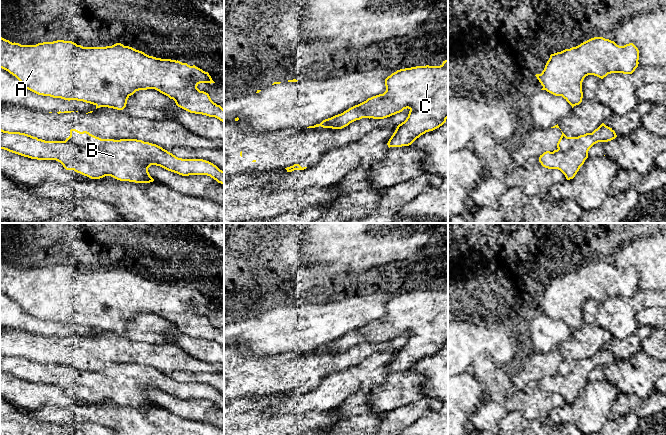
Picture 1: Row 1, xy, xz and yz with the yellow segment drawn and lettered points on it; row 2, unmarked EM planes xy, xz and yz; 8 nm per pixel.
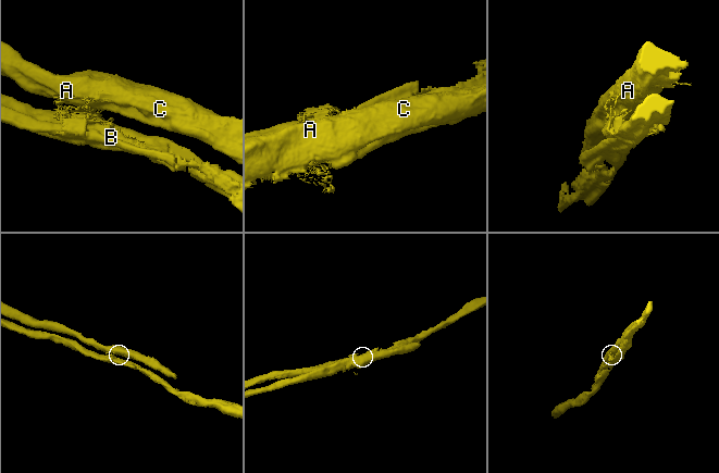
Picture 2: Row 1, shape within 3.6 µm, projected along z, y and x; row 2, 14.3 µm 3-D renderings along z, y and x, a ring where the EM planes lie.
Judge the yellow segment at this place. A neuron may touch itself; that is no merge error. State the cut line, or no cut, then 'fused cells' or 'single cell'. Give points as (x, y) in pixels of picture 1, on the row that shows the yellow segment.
cut in yz along (544, 70), (540, 82); fused cells

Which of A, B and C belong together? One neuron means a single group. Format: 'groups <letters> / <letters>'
groups A C / B

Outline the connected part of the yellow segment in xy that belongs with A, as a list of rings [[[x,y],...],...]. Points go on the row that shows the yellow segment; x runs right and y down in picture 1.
[[[0,37],[0,68],[38,95],[123,110],[128,98],[136,91],[155,89],[190,113],[215,117],[224,123],[224,109],[214,103],[208,93],[197,88],[200,83],[215,83],[208,72],[178,60],[149,56],[121,43],[83,47],[72,41],[57,40],[21,45]]]

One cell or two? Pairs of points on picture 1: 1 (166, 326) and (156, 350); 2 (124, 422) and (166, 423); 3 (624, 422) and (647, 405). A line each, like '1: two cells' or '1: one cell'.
1: one cell
2: one cell
3: two cells

